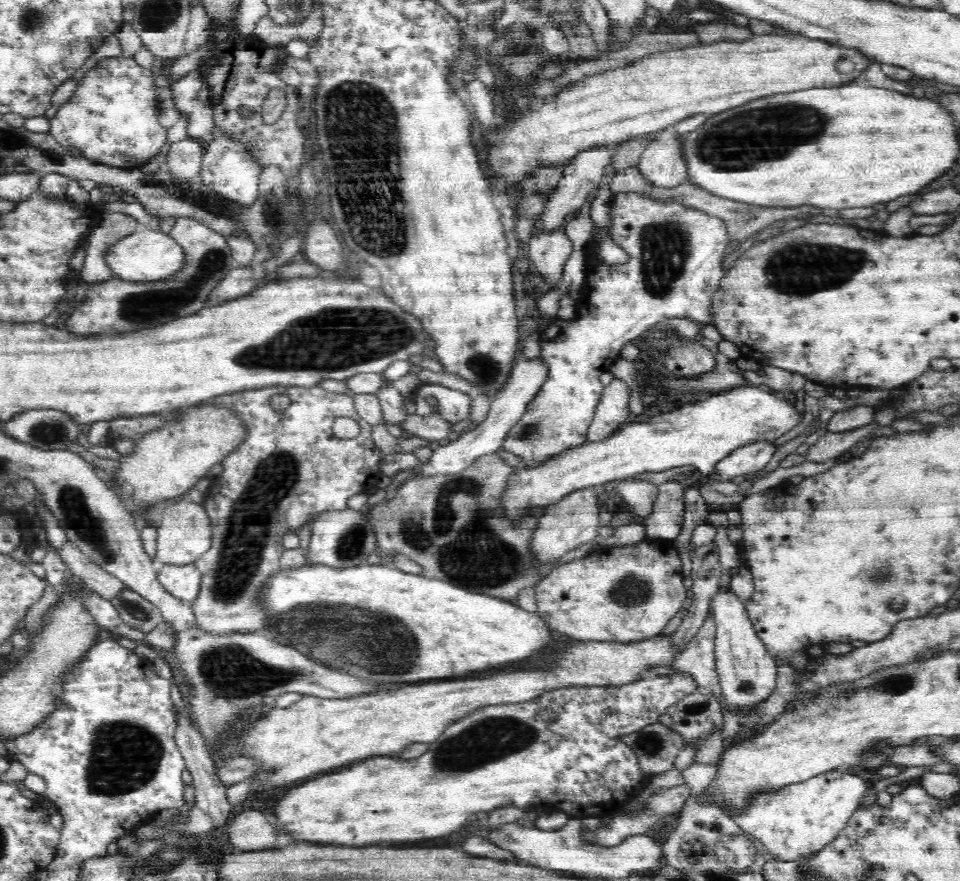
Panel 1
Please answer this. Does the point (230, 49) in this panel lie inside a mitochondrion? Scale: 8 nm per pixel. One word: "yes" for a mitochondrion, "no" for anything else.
no

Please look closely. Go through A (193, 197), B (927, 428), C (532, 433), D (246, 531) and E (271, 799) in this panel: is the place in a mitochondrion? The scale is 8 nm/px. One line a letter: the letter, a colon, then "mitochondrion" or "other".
A: mitochondrion
B: other
C: mitochondrion
D: mitochondrion
E: other

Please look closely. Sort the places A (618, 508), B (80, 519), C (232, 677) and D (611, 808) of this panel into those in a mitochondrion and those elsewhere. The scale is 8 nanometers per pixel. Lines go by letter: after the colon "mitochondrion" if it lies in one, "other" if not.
A: other
B: mitochondrion
C: mitochondrion
D: other

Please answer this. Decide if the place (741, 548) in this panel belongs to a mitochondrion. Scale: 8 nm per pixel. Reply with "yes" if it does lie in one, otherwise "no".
no

